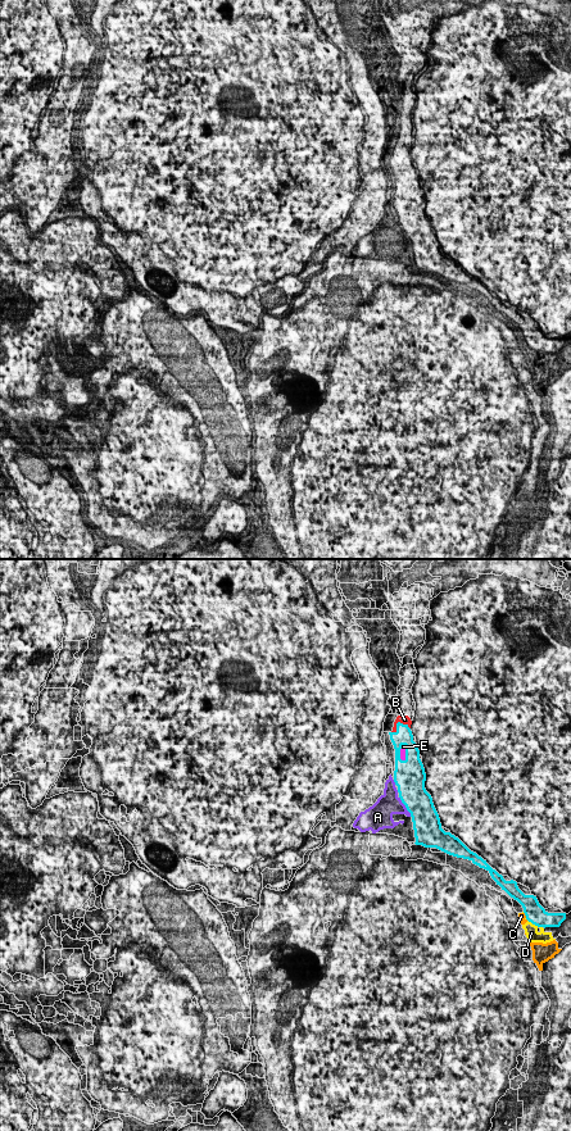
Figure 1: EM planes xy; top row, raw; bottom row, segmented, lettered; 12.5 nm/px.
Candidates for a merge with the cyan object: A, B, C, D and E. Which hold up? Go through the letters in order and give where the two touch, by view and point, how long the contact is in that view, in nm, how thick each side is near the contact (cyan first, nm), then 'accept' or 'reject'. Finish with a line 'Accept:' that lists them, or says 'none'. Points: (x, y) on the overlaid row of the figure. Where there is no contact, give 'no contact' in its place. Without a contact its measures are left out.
A: xy (406, 807) | 300 nm | 340/280 nm | reject
B: xy (398, 722) | 240 nm | 220/120 nm | accept
C: xy (525, 914) | 120 nm | 240/70 nm | reject
D: xy (534, 923) | 260 nm | 240/160 nm | reject
E: xy (406, 753) | 220 nm | 340/60 nm | accept
Accept: B, E

